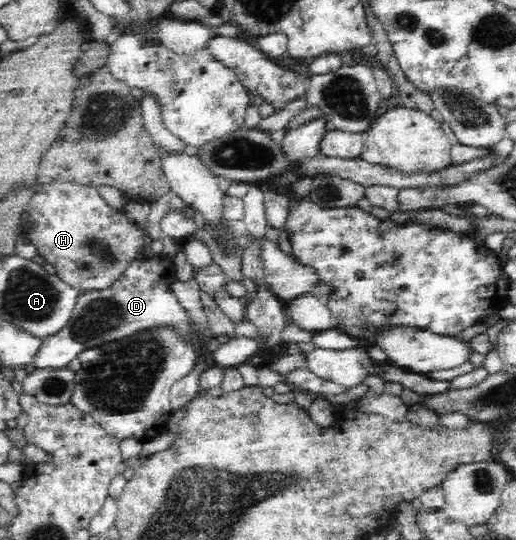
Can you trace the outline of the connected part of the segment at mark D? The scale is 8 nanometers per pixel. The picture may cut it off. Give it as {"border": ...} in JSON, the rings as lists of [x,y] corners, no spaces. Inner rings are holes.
{"border":[[[161,255],[153,259],[141,257],[126,268],[126,271],[109,288],[81,292],[71,320],[57,333],[42,339],[39,350],[33,356],[37,369],[67,367],[83,349],[95,344],[119,340],[155,326],[173,324],[183,335],[191,326],[188,312],[181,308],[177,297],[171,293],[170,284],[176,272],[173,262]]]}

